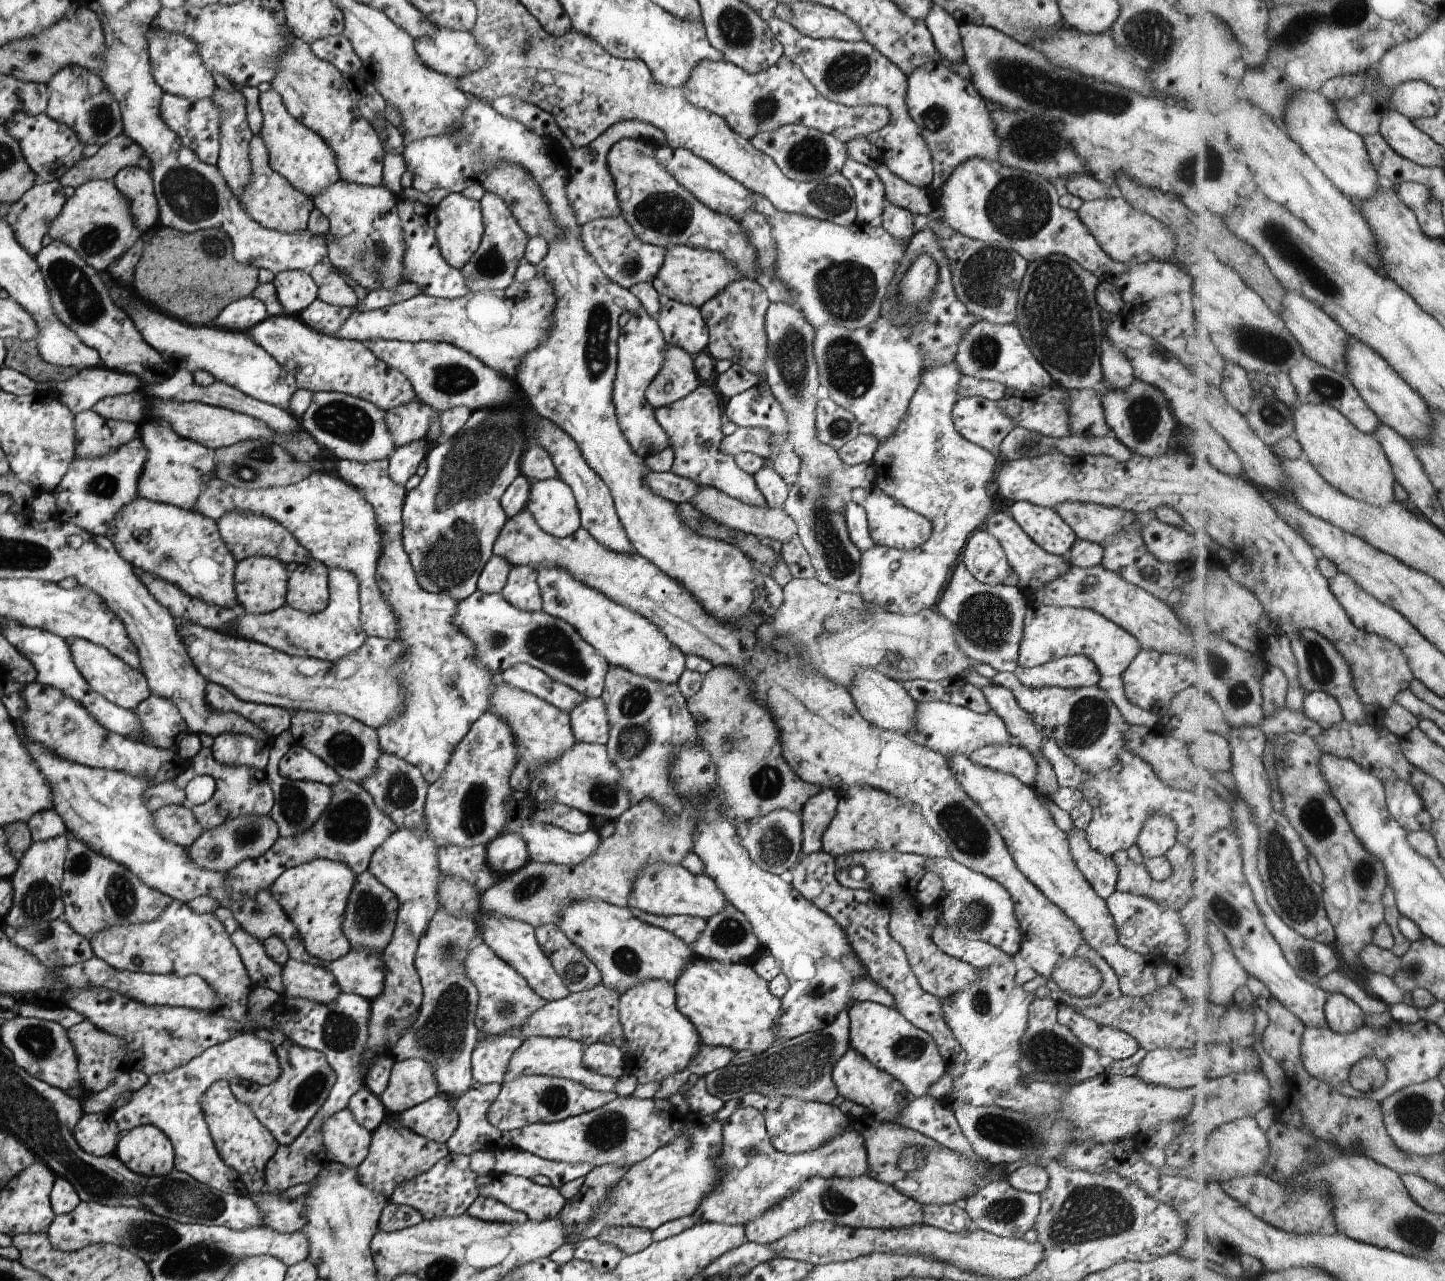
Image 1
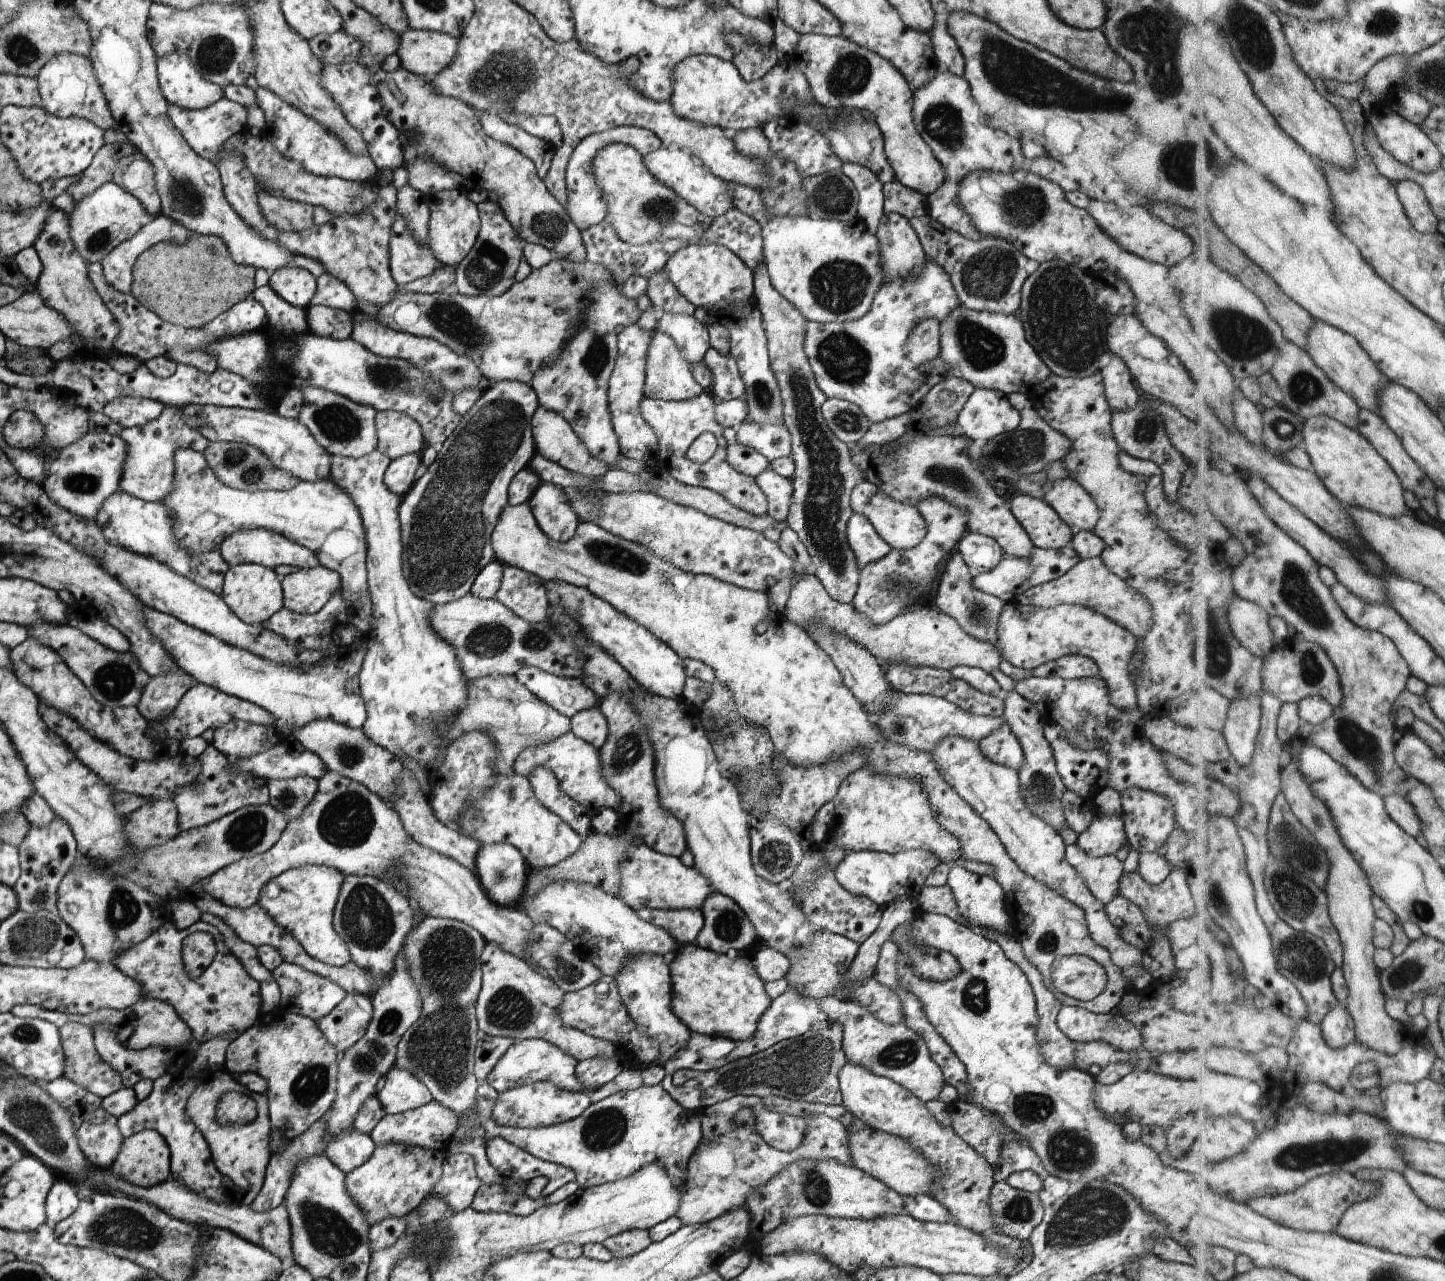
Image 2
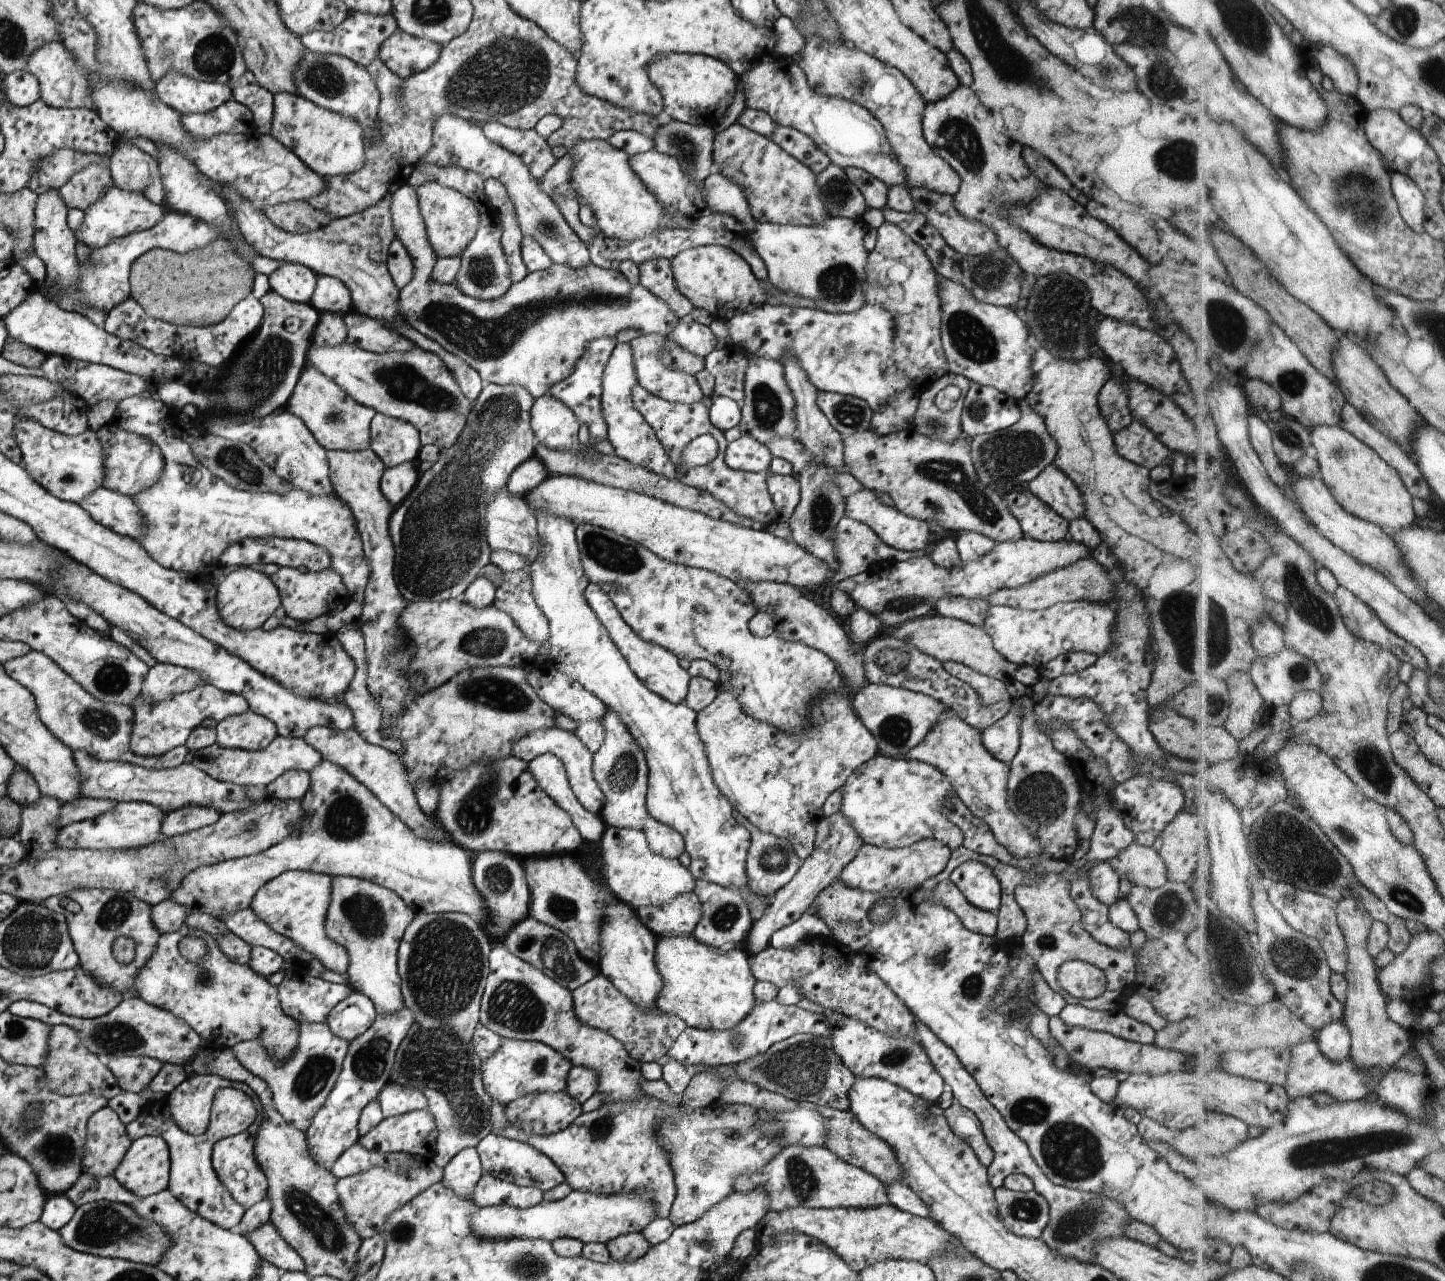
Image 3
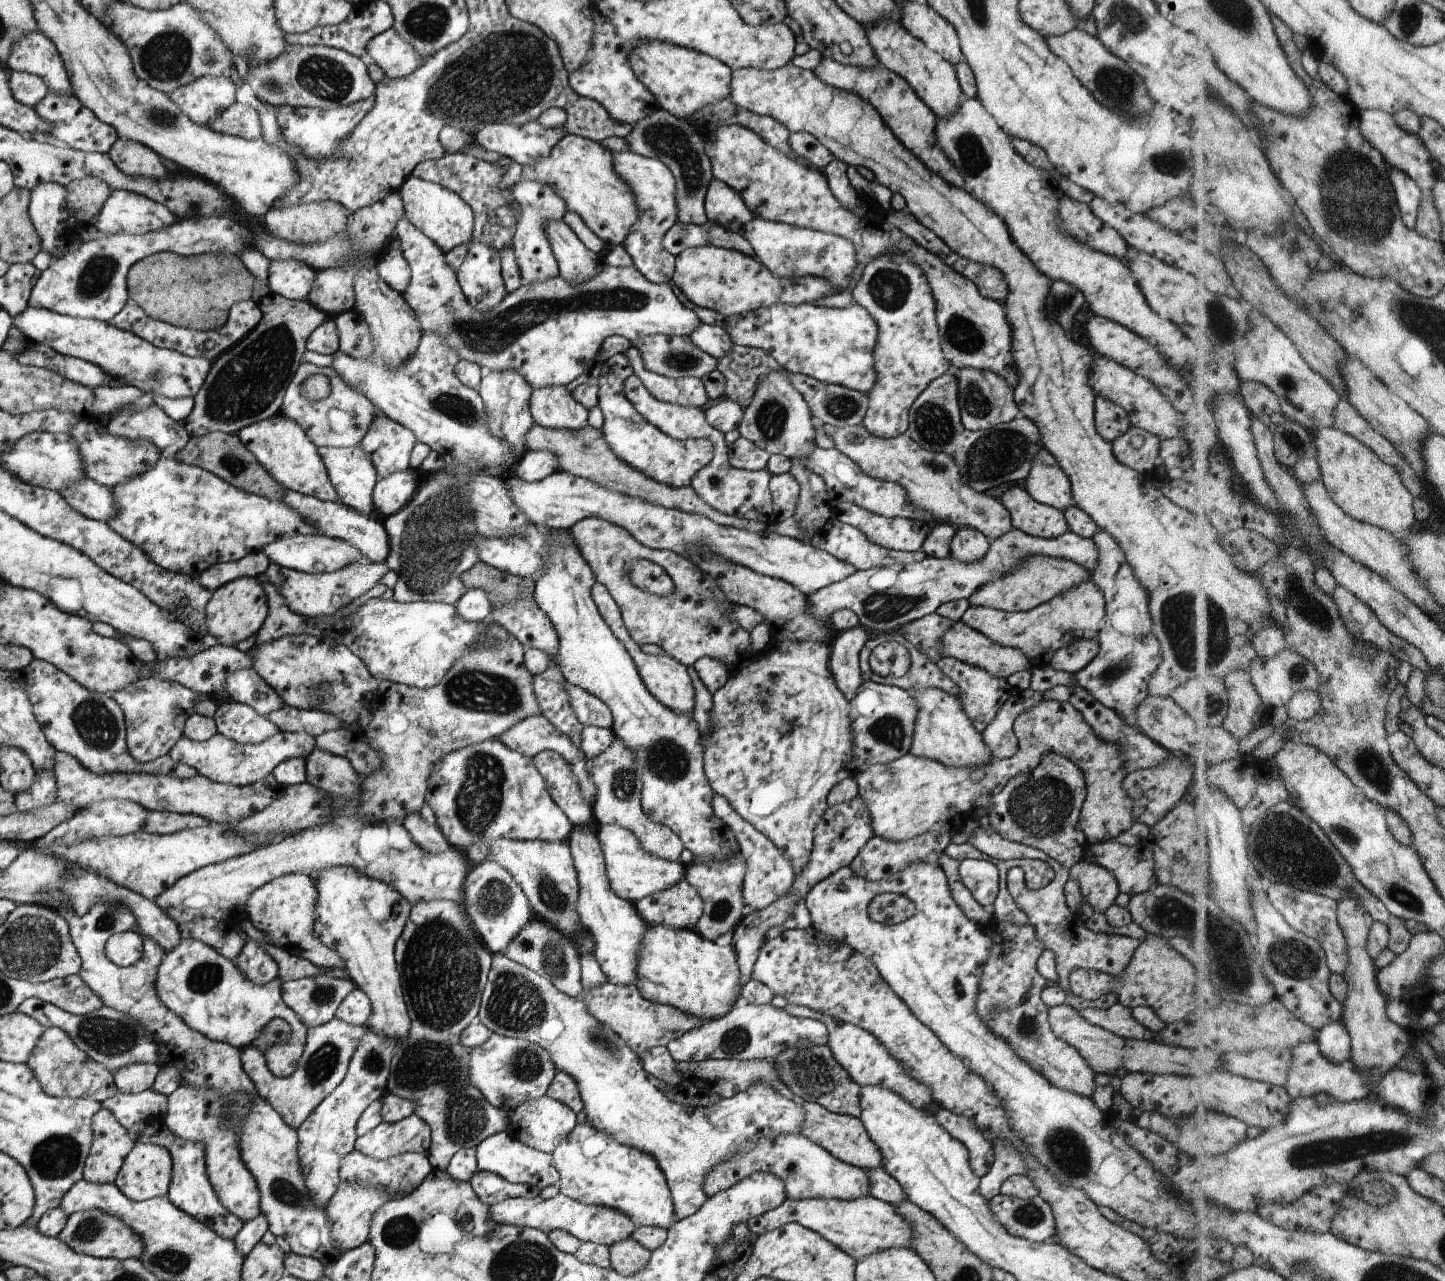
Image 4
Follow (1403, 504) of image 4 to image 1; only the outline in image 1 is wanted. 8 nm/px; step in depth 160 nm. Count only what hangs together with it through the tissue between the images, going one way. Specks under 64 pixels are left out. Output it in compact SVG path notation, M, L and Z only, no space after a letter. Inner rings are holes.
M1301 403L1296 412L1295 436L1304 446L1306 458L1339 490L1353 498L1384 507L1395 502L1398 480L1391 459L1375 434L1357 428L1340 410L1325 403Z

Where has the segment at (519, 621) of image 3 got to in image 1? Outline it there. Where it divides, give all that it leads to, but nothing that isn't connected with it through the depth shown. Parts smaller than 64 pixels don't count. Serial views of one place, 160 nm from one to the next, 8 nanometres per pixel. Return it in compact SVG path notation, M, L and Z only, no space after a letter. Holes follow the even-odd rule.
M511 565L505 586L500 595L519 610L533 612L542 610L542 600L536 570L527 565Z

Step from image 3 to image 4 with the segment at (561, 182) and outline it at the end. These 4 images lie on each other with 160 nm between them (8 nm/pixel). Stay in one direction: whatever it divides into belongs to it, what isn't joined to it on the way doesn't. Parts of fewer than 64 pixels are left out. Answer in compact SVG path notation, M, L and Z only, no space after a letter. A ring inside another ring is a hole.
M523 178L513 185L512 198L519 205L520 215L517 218L516 229L512 236L511 249L514 252L522 284L543 282L555 278L558 275L558 268L544 231L544 222L546 215L558 217L560 214L564 214L566 208L563 200L554 193L550 186L537 181L527 181Z

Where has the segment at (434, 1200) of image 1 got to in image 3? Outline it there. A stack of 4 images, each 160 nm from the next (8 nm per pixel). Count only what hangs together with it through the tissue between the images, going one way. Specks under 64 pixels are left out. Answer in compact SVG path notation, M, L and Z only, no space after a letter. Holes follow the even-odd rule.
M465 1147L452 1156L442 1168L441 1182L456 1195L470 1198L473 1187L482 1173L476 1147Z

